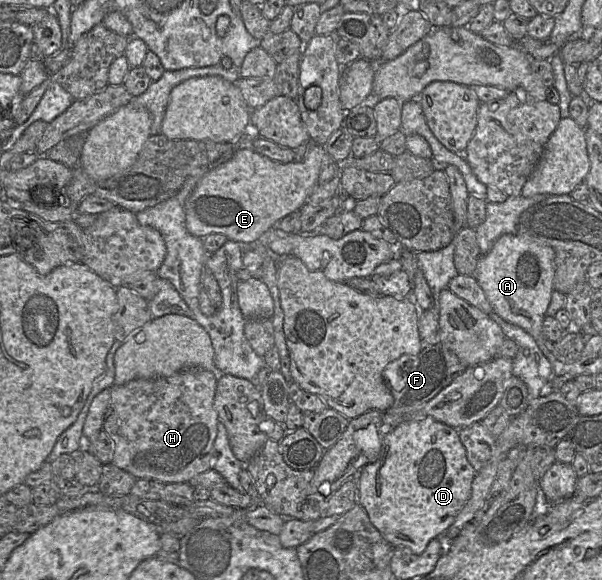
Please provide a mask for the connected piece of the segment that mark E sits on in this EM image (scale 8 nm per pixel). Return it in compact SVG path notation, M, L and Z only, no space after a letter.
M315 144L301 162L280 163L256 152L249 145L237 146L233 156L217 168L207 172L185 202L186 227L190 234L204 238L212 233L225 235L240 244L257 241L278 221L300 210L312 192L326 154L323 145Z

